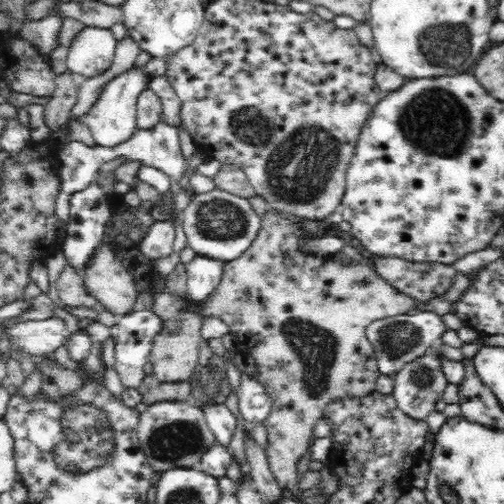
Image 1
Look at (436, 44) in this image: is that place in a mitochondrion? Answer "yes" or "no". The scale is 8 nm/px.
yes

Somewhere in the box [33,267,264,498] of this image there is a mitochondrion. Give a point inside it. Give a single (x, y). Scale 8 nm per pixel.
(86, 436)

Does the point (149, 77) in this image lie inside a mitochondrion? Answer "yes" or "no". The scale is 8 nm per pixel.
no

